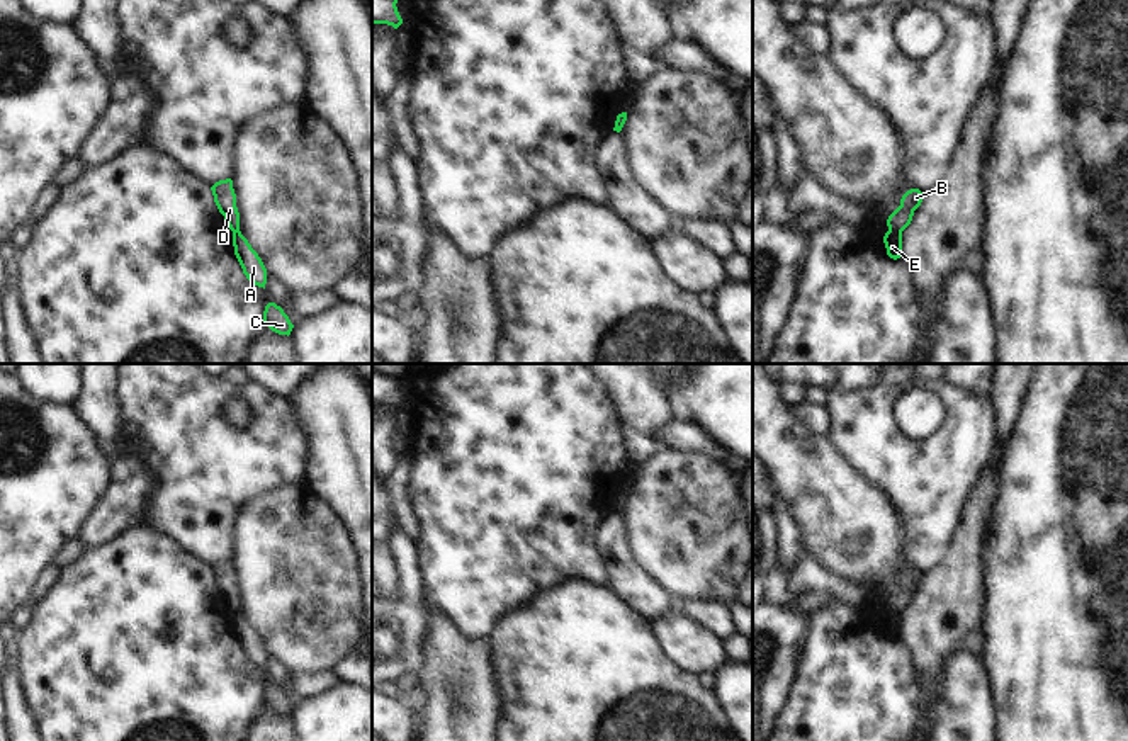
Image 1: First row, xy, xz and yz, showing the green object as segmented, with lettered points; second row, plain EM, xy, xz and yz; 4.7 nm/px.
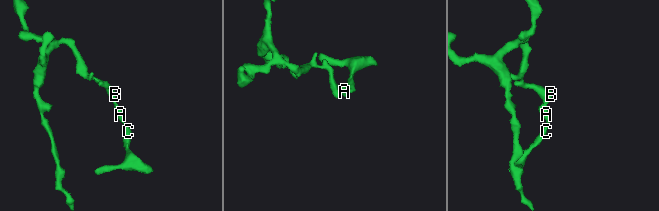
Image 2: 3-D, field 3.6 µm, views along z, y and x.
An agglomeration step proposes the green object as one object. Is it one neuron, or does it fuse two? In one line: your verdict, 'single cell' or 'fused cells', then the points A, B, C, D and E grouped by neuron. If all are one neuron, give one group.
fused cells | A C E / B D

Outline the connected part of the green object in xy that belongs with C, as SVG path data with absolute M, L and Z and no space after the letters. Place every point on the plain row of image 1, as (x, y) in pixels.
M268 683L263 692L263 705L279 716L290 716L294 705L280 687Z

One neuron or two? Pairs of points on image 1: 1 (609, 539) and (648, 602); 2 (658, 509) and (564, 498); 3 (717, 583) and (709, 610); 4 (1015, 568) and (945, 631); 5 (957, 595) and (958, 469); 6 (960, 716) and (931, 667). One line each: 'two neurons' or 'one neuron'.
1: one neuron
2: two neurons
3: two neurons
4: two neurons
5: two neurons
6: two neurons

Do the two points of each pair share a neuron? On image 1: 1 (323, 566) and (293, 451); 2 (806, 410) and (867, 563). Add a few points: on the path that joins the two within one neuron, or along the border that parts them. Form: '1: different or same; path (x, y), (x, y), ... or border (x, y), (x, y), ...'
1: different; border (303, 483), (277, 486), (262, 493)
2: different; border (790, 410), (816, 434), (828, 435)

